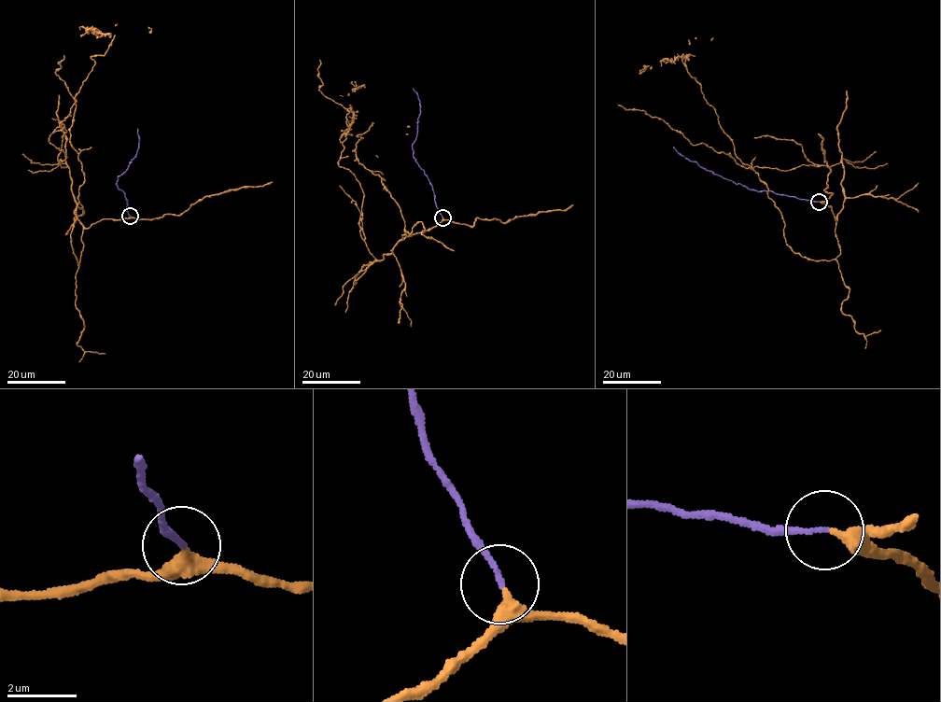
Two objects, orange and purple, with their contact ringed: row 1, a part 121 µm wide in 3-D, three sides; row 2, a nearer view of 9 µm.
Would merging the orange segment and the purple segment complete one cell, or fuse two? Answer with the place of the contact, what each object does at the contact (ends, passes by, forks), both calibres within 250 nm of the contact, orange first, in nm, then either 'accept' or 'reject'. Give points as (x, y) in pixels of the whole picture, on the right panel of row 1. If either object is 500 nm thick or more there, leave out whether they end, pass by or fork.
(819, 202) | orange passes by | purple ends | 280/140 nm | accept

